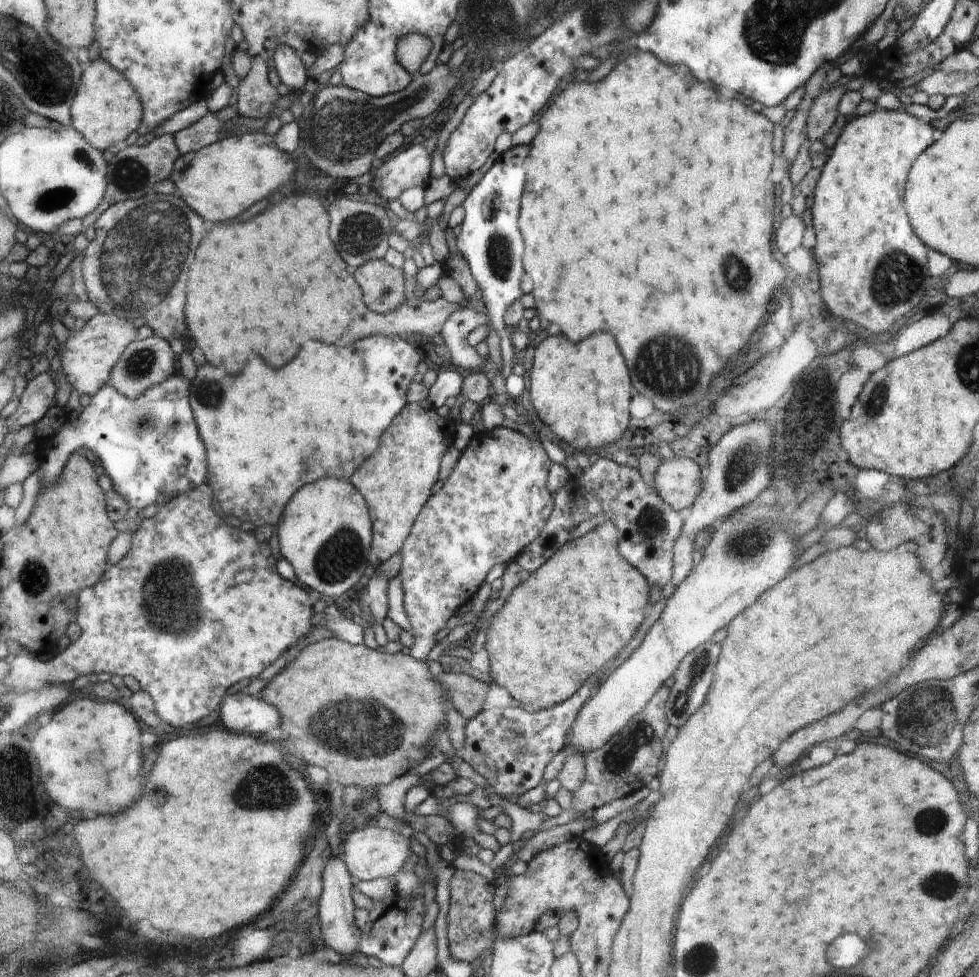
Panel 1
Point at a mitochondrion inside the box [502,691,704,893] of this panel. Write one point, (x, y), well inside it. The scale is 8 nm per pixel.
(622, 752)

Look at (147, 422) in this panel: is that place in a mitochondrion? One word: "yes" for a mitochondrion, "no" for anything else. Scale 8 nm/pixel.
yes

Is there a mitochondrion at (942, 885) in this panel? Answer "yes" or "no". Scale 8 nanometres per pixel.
yes

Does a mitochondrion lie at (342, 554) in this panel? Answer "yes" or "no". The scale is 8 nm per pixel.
yes

